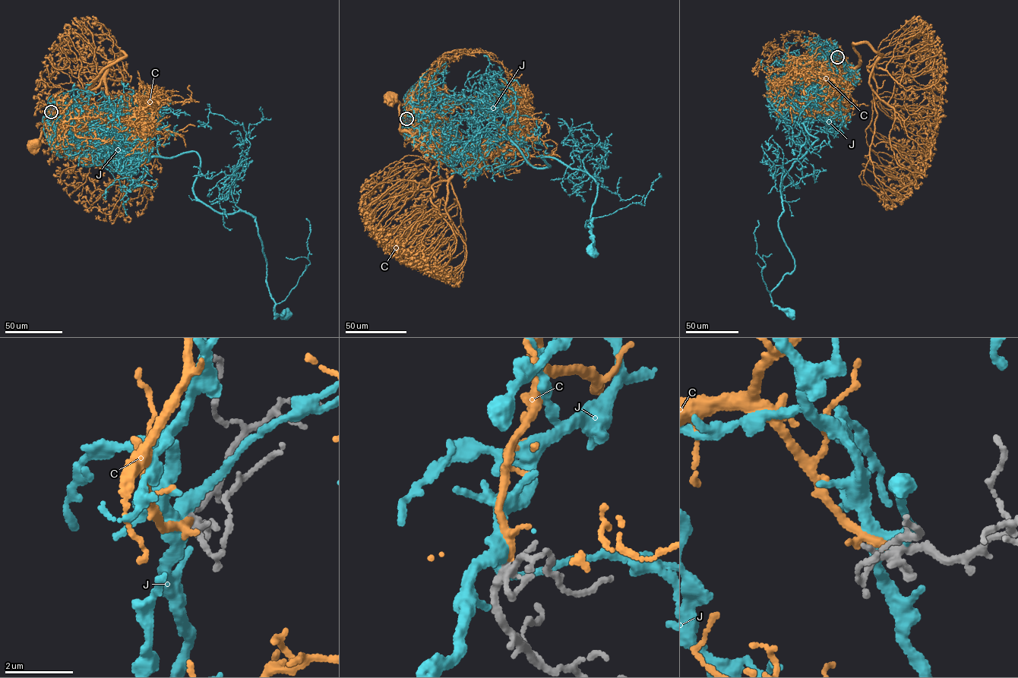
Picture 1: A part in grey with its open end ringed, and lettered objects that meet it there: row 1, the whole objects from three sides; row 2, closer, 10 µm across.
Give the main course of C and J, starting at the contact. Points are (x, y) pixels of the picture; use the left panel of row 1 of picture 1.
C: (51, 111), (49, 109), (47, 116), (51, 124), (55, 126), (49, 134), (42, 134), (34, 144)
J: (50, 111), (67, 143), (115, 134), (151, 156), (196, 152), (194, 196), (254, 218), (275, 314), (286, 313)

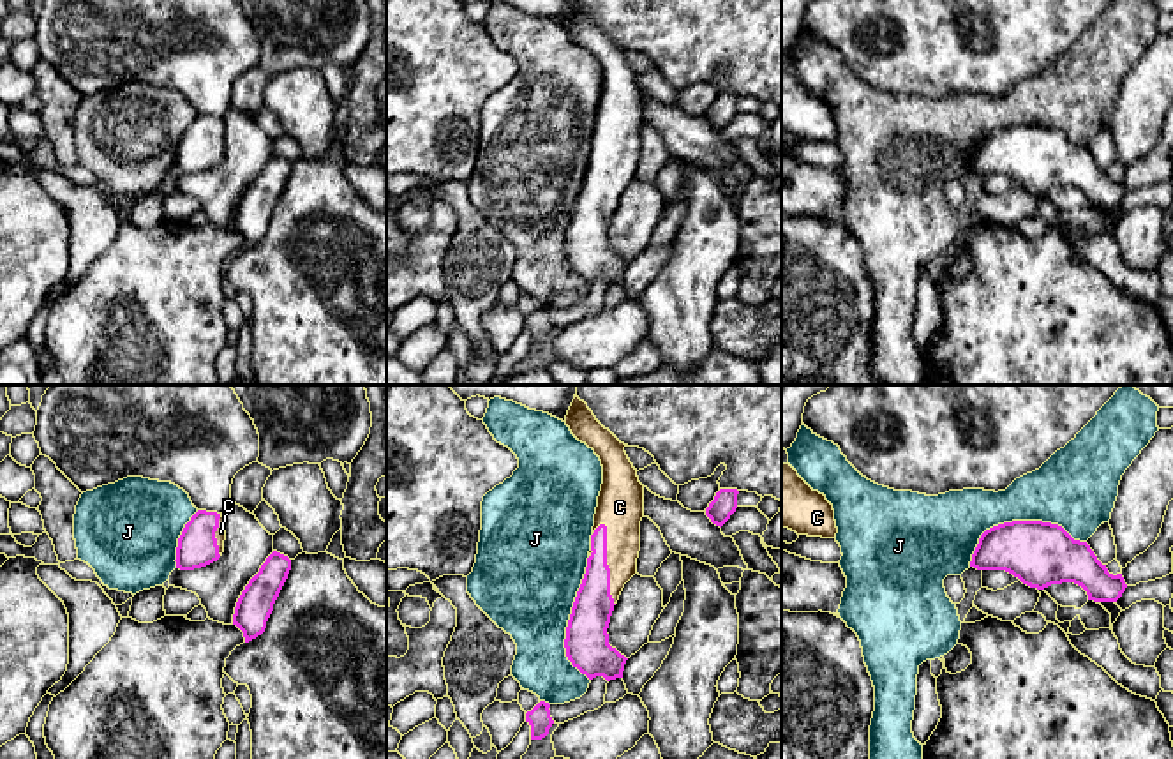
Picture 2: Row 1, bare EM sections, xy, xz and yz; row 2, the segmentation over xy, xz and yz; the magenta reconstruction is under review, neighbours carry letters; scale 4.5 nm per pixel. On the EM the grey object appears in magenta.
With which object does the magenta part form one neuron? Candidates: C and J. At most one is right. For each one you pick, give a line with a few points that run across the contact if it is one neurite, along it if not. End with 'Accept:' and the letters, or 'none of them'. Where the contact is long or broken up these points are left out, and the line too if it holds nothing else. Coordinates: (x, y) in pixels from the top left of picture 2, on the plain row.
Accept: C

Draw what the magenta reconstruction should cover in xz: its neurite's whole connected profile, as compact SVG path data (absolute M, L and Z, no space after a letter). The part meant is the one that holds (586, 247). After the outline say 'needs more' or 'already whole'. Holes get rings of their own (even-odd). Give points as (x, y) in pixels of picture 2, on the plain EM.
M577 0L568 14L572 39L600 62L603 88L598 101L591 155L566 231L566 261L589 284L623 282L626 261L609 249L609 228L624 189L637 178L644 90L624 48L605 34Z; needs more

